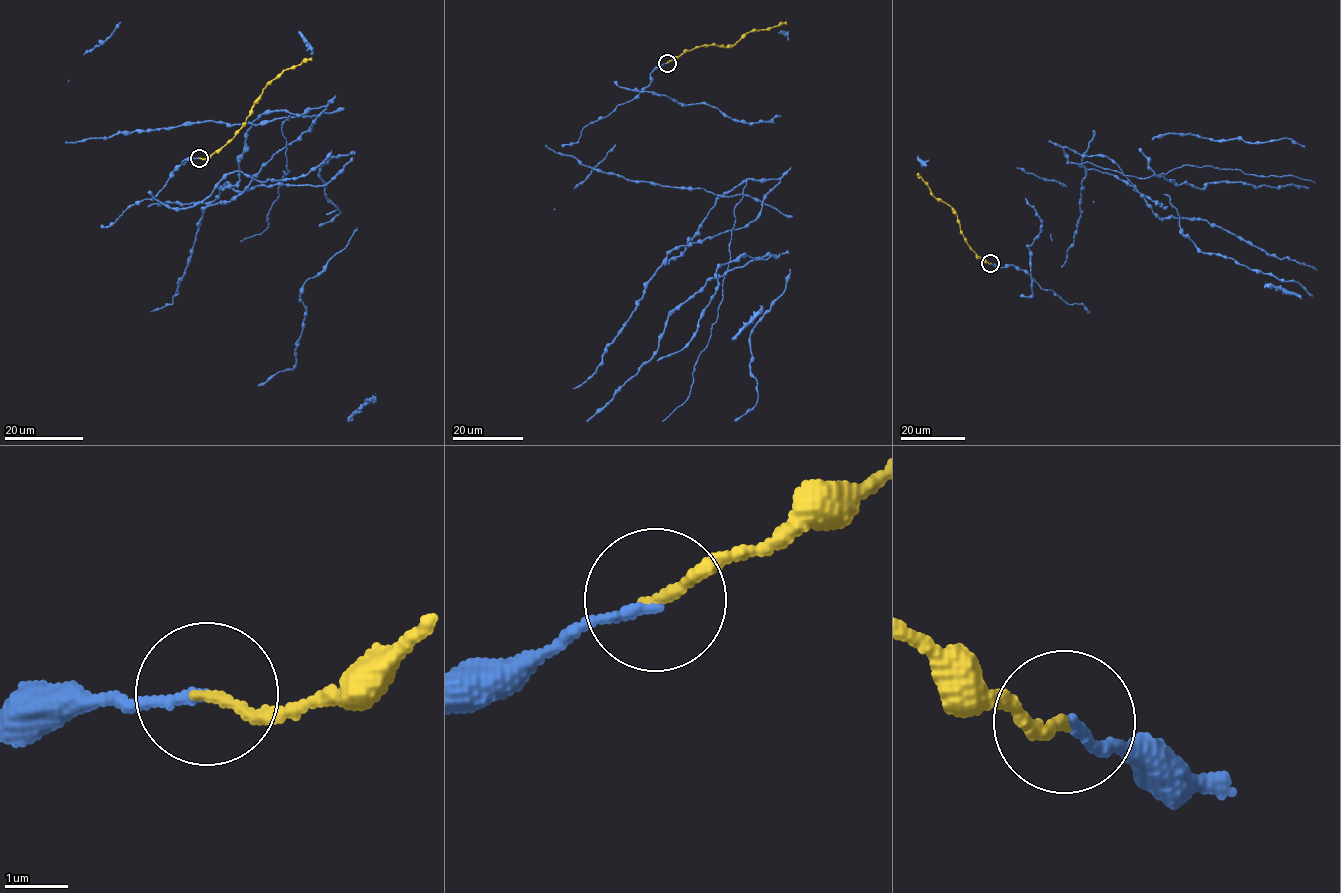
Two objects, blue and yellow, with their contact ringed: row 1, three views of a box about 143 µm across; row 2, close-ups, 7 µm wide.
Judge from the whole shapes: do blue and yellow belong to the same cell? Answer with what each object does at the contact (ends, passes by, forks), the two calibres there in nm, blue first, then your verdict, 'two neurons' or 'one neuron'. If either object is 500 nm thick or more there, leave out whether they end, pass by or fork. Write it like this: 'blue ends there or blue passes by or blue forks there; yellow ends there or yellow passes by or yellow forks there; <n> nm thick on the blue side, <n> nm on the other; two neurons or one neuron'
blue ends there; yellow ends there; 170 nm thick on the blue side, 170 nm on the other; one neuron

